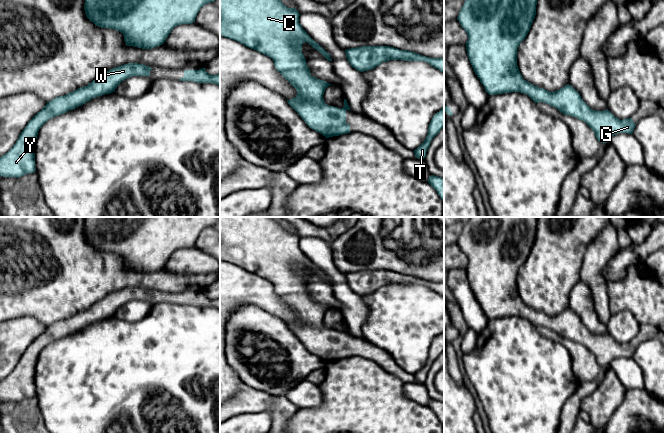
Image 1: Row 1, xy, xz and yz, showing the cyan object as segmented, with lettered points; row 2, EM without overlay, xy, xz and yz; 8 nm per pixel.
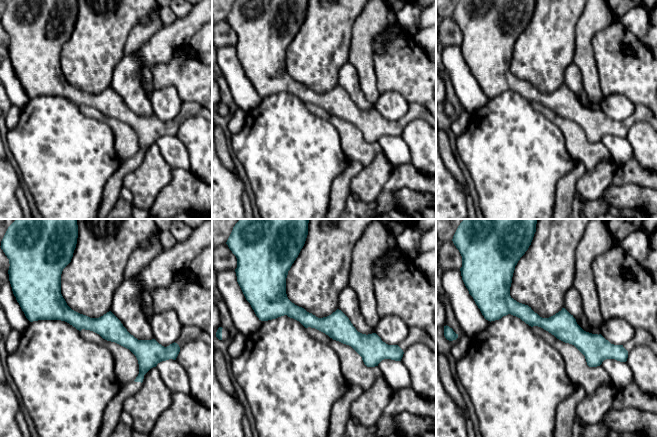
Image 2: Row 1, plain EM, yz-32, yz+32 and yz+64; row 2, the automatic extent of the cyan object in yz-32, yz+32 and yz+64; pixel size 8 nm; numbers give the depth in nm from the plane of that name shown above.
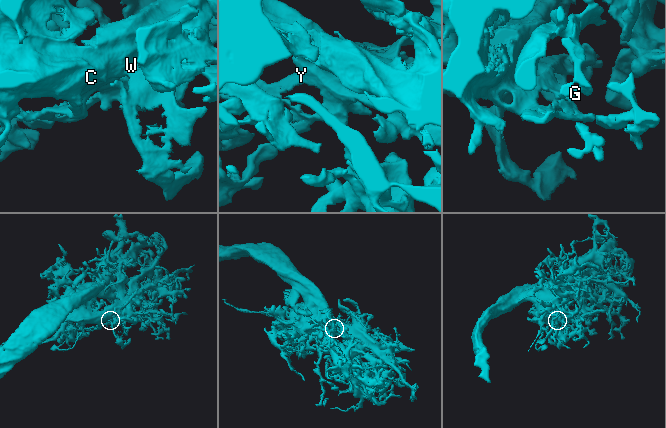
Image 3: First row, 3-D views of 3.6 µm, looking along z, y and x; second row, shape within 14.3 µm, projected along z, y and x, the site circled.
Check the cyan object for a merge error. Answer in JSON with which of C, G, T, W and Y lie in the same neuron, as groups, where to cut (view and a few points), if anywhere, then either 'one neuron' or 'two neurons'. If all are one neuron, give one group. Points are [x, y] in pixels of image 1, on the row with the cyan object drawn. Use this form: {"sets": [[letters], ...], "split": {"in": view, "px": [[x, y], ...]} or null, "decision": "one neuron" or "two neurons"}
{"sets": [["C", "G", "T", "W", "Y"]], "split": null, "decision": "one neuron"}

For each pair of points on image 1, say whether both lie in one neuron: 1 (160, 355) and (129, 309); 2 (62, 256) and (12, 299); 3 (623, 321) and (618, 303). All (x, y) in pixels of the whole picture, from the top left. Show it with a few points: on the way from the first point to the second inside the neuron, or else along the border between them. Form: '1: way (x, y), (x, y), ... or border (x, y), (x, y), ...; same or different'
1: border (153, 305), (137, 321), (125, 322), (114, 316); different
2: way (63, 273), (54, 282), (46, 286), (29, 288); same
3: border (611, 313), (628, 310), (640, 324); different

